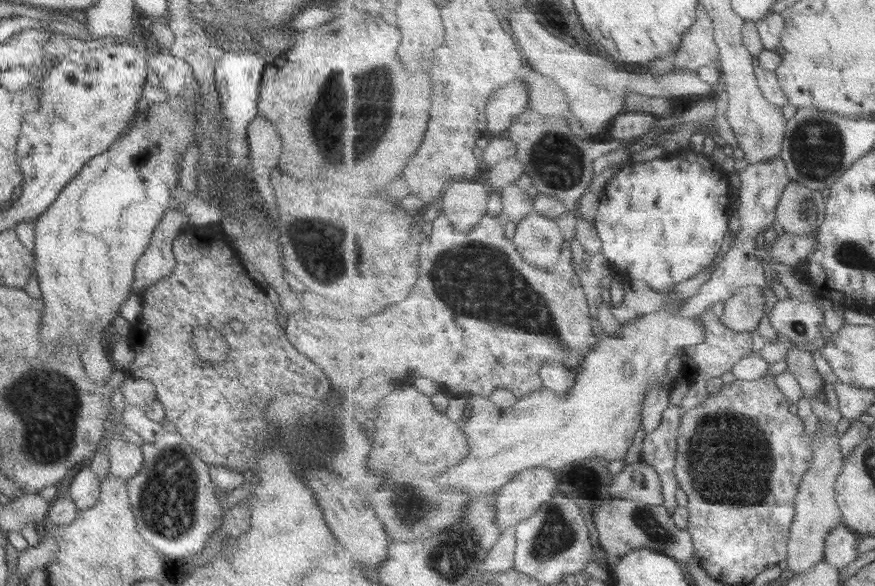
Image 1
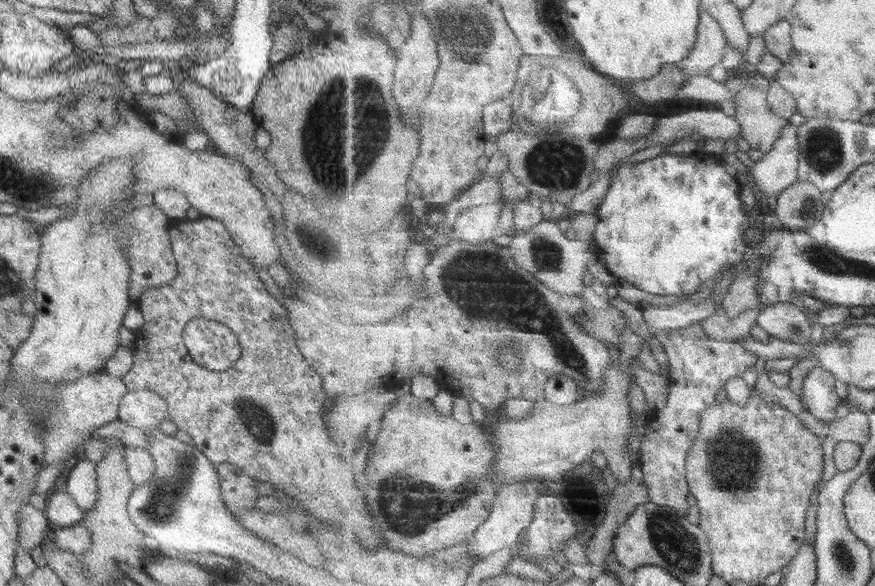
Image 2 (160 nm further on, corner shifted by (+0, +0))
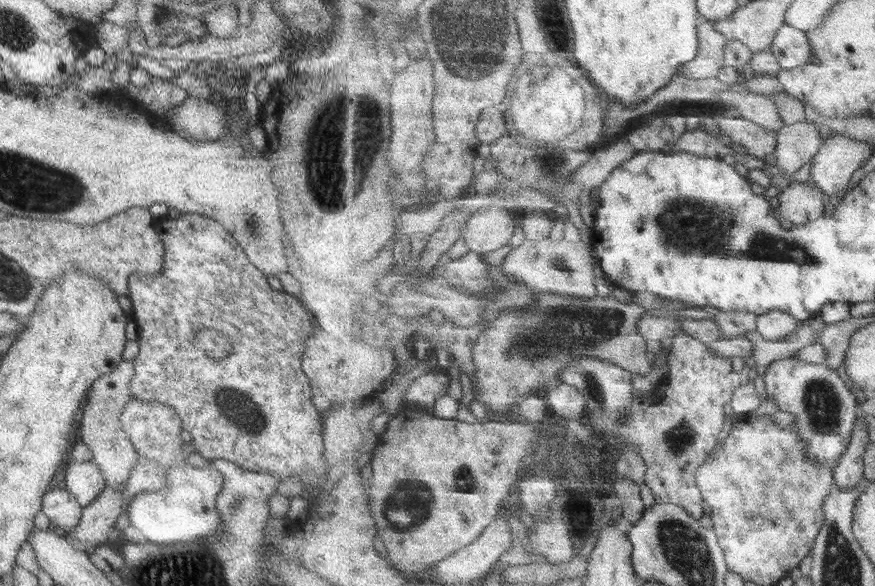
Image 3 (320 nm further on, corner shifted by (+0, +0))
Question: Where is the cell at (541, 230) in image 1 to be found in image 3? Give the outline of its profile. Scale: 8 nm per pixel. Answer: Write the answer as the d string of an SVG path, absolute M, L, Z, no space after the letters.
M525 239L519 248L512 249L504 258L502 268L507 274L520 278L545 293L557 293L581 298L595 298L595 264L599 264L597 253L591 243L565 239Z

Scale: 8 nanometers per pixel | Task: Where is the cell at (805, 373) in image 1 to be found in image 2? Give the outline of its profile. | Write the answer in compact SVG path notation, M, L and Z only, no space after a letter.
M818 366L803 382L803 394L799 399L806 406L806 410L818 420L835 420L837 406L844 403L833 387L835 380L835 376L825 367Z

